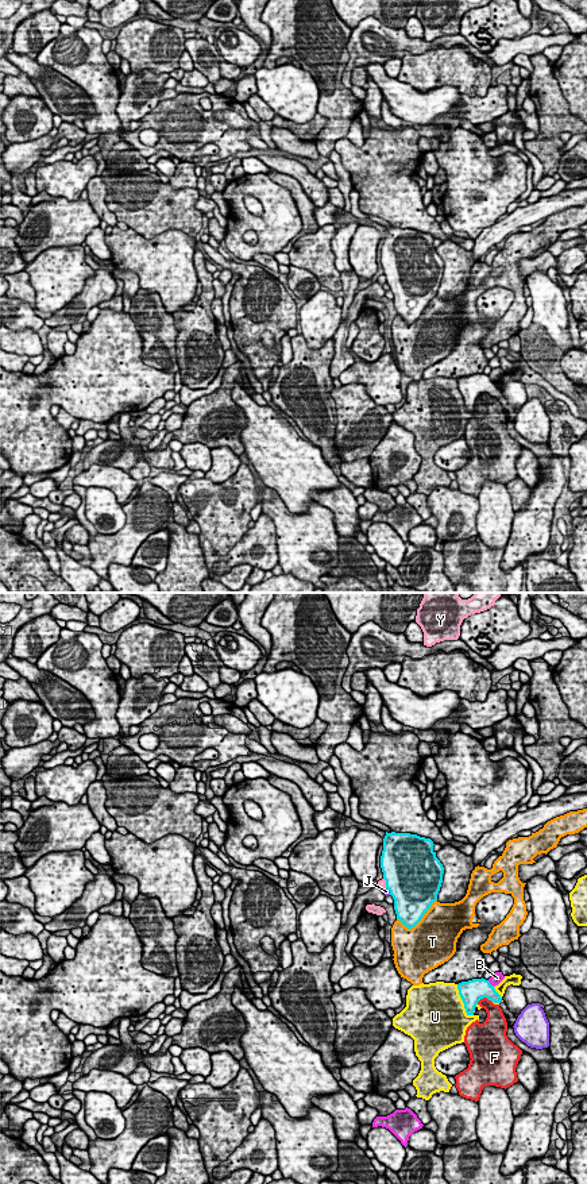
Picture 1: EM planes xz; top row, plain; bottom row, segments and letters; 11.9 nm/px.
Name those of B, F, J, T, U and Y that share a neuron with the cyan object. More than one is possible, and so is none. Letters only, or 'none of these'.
none of these

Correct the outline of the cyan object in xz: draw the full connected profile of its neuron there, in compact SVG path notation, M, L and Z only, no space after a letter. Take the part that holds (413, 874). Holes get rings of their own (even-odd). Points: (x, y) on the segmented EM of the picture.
M387 833L383 838L381 868L386 888L394 899L397 919L414 927L437 900L444 867L430 838L410 833Z

